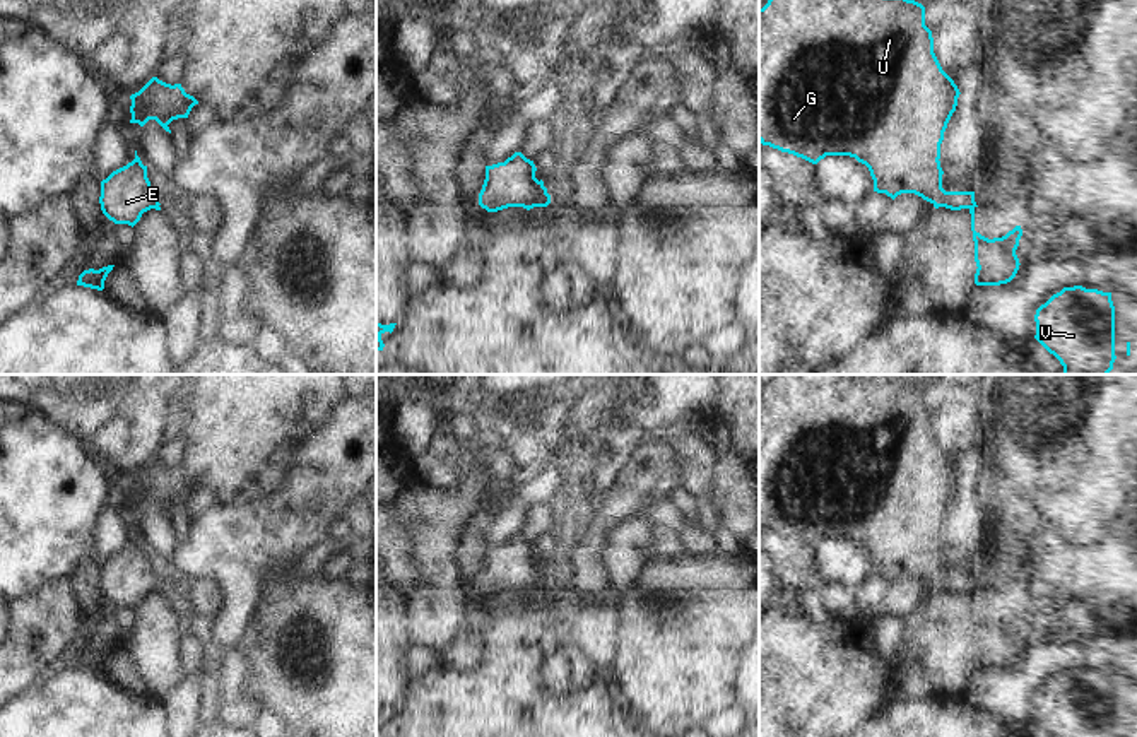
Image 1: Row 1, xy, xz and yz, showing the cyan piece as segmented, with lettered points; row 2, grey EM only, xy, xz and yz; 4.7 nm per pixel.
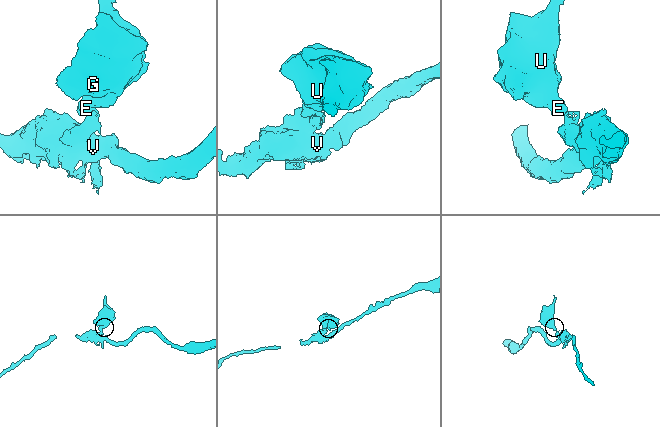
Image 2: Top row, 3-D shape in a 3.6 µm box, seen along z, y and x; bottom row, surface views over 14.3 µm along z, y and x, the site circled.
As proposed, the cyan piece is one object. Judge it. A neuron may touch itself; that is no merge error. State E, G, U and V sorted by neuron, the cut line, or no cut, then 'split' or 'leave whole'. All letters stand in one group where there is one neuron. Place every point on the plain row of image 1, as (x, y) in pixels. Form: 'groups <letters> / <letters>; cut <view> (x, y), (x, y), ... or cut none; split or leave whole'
groups E G U / V; cut xz (537, 563), (539, 589); split

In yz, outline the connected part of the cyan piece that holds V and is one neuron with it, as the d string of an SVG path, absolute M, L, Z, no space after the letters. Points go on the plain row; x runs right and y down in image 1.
M1063 670L1036 693L1034 722L1050 737L1115 737L1111 675Z

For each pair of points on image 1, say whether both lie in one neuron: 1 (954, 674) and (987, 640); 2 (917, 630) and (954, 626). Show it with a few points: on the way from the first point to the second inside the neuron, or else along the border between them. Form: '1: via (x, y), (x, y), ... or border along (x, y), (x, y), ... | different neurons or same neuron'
1: via (961, 666), (978, 648) | same neuron
2: via (925, 630), (946, 630) | same neuron

